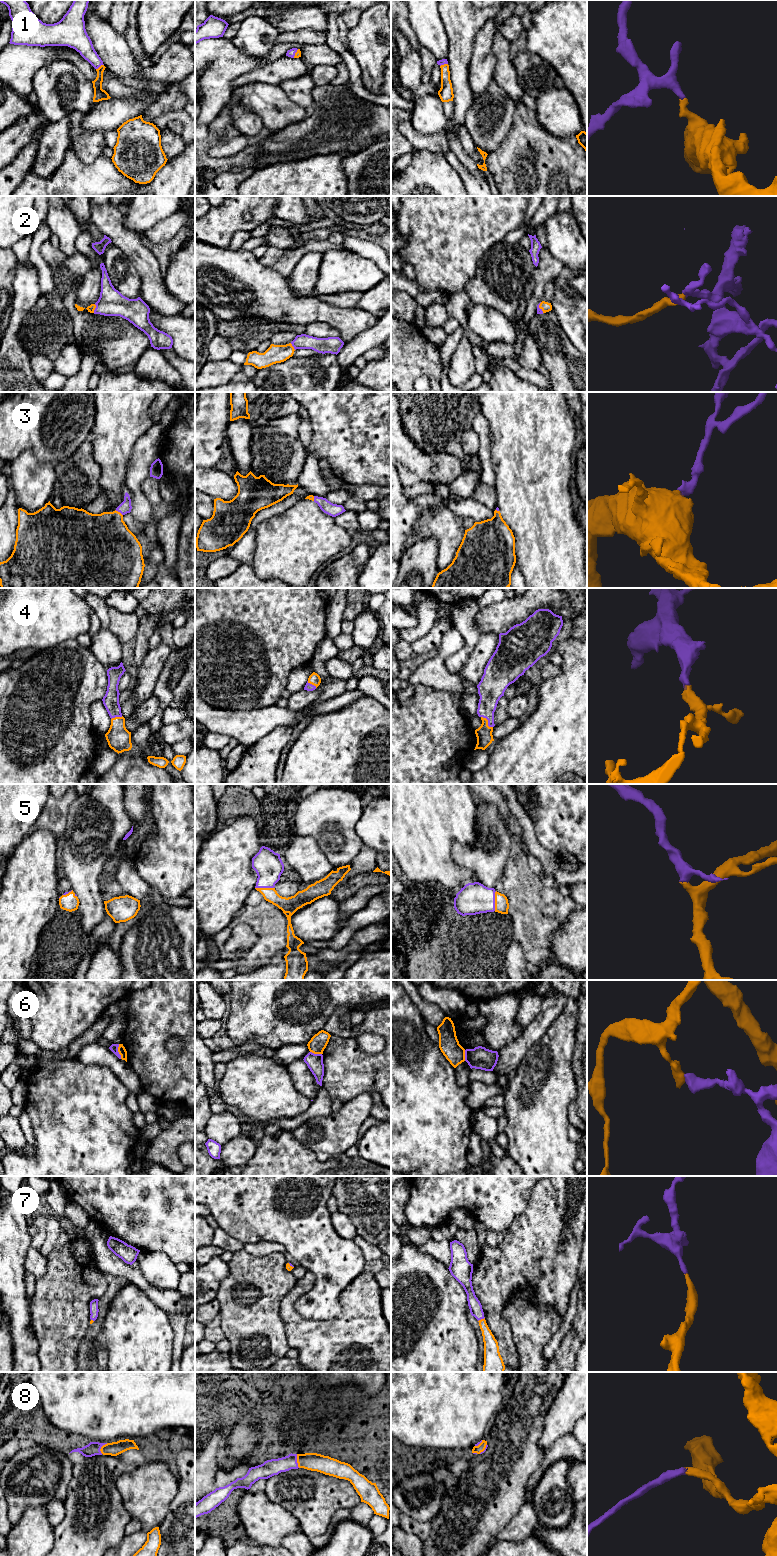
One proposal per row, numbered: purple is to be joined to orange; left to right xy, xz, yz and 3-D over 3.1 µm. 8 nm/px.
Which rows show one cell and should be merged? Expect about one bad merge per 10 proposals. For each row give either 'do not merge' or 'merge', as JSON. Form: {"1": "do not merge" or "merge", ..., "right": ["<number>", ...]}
{"1": "merge", "2": "merge", "3": "merge", "4": "merge", "5": "merge", "6": "do not merge", "7": "merge", "8": "merge", "right": ["1", "2", "3", "4", "5", "7", "8"]}

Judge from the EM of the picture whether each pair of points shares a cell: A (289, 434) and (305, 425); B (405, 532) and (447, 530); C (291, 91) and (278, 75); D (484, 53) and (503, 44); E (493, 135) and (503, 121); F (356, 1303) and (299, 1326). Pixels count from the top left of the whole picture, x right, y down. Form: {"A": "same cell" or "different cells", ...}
{"A": "different cells", "B": "same cell", "C": "different cells", "D": "different cells", "E": "same cell", "F": "same cell"}

